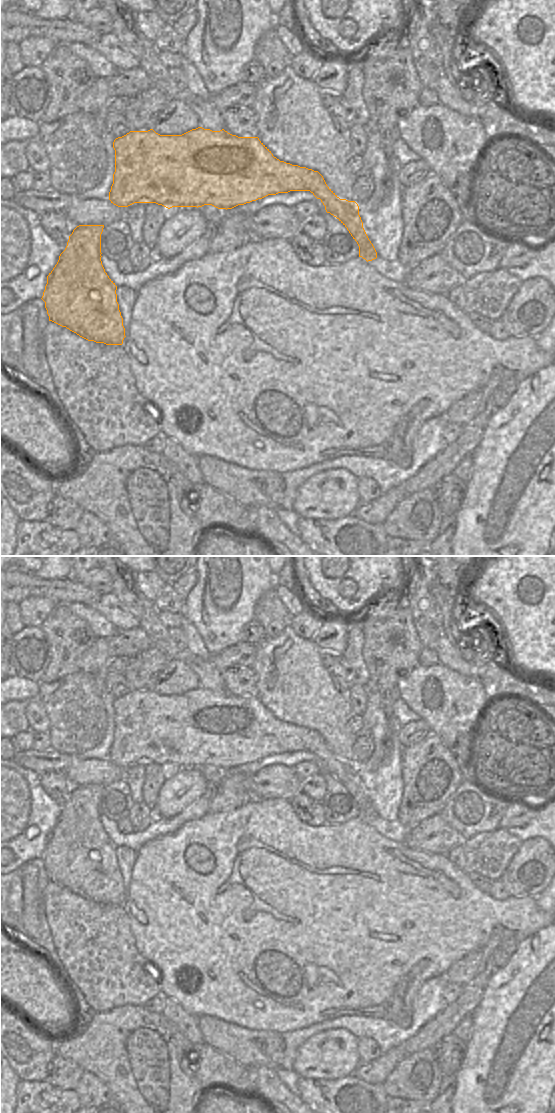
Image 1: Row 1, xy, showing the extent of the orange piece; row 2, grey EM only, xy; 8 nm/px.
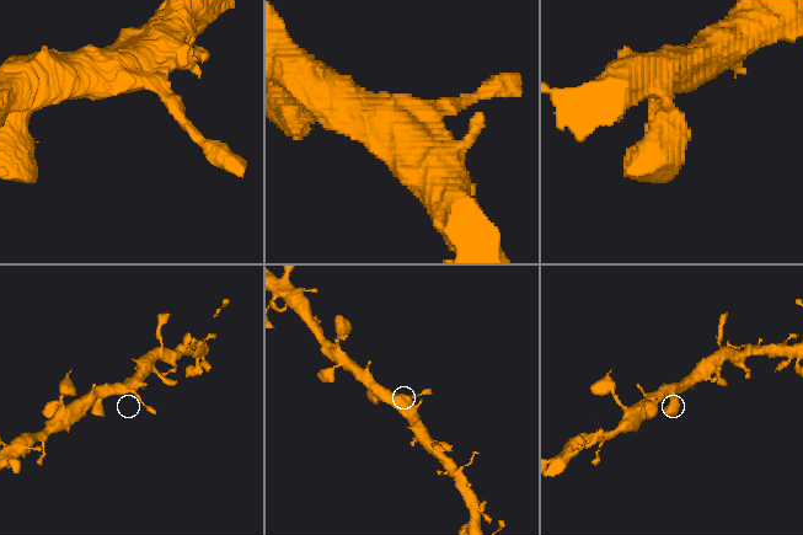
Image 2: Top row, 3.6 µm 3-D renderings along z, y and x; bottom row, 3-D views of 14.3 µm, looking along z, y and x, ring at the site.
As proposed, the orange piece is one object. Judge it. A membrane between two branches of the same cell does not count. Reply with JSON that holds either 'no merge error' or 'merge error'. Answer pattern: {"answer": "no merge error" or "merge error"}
{"answer": "no merge error"}

